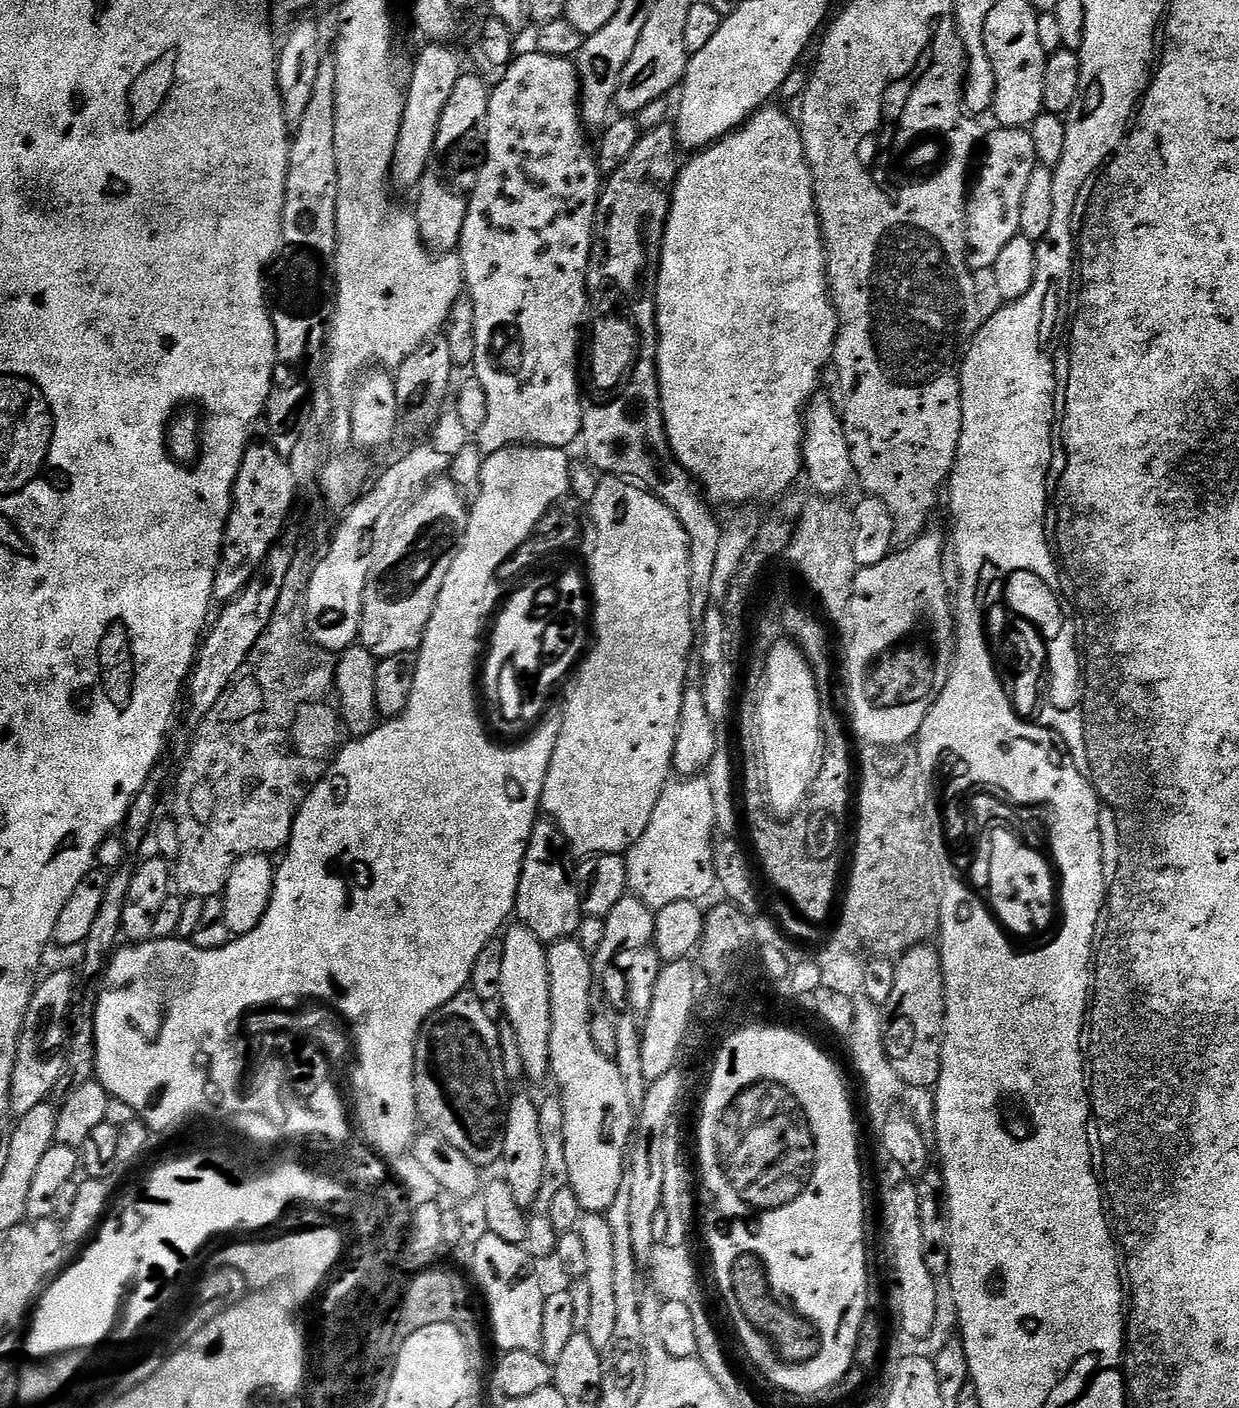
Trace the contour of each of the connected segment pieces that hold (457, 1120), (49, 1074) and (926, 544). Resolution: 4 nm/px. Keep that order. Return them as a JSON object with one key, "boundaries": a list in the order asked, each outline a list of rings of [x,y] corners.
{"boundaries":[[[[465,990],[460,992],[450,1002],[446,1002],[446,1006],[438,1009],[433,1016],[422,1026],[420,1037],[416,1043],[416,1114],[421,1121],[424,1120],[429,1129],[439,1134],[442,1138],[446,1138],[446,1142],[450,1142],[450,1146],[455,1146],[457,1150],[462,1150],[462,1154],[466,1154],[466,1158],[470,1158],[470,1162],[474,1162],[476,1167],[484,1170],[487,1164],[499,1165],[504,1158],[504,1143],[506,1142],[506,1118],[508,1117],[508,1102],[510,1099],[510,1081],[504,1063],[502,1062],[502,1046],[500,1045],[500,1030],[497,1021],[492,1021],[492,1016],[487,1012],[485,1001],[471,992]]],[[[52,972],[41,979],[30,998],[30,1006],[26,1010],[24,1028],[20,1031],[18,1054],[14,1062],[12,1089],[10,1090],[10,1112],[13,1117],[27,1114],[31,1108],[45,1103],[55,1093],[58,1078],[62,1078],[66,1067],[66,1049],[70,1039],[70,1024],[68,1028],[68,1011],[74,1008],[74,997],[78,991],[78,983],[68,972]]],[[[931,530],[925,531],[923,534],[916,537],[915,540],[910,544],[905,544],[899,550],[893,551],[884,560],[878,562],[876,565],[870,565],[868,567],[861,567],[859,571],[856,573],[856,577],[854,578],[854,590],[852,591],[852,597],[850,598],[850,630],[852,633],[850,634],[850,638],[846,642],[846,648],[848,648],[848,661],[844,664],[844,672],[848,675],[848,712],[852,715],[852,724],[850,720],[850,728],[853,733],[857,732],[858,735],[861,736],[865,741],[863,742],[868,746],[904,746],[909,742],[915,741],[919,734],[920,727],[922,726],[922,722],[926,718],[926,714],[930,711],[930,709],[934,706],[934,702],[940,697],[942,694],[942,690],[946,686],[946,682],[948,681],[948,675],[952,672],[952,662],[953,662],[953,651],[954,651],[954,600],[950,595],[950,590],[948,594],[948,580],[944,577],[944,548],[946,552],[946,540],[939,536],[936,532],[931,532]]]]}

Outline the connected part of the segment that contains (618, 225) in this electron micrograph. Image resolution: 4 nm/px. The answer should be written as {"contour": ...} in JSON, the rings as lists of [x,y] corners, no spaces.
{"contour":[[[664,123],[657,128],[647,129],[641,135],[638,146],[630,150],[630,158],[618,166],[618,170],[607,177],[600,193],[600,201],[596,207],[596,230],[592,237],[592,257],[588,263],[588,274],[602,274],[606,278],[614,278],[618,286],[614,292],[620,292],[624,316],[638,316],[642,330],[646,332],[646,352],[644,360],[636,364],[626,364],[618,380],[600,392],[582,390],[580,401],[584,407],[584,426],[582,429],[582,445],[588,451],[593,465],[601,473],[612,478],[623,478],[635,482],[648,489],[659,498],[682,522],[688,535],[688,565],[690,566],[690,618],[693,625],[704,621],[706,610],[712,604],[710,581],[713,580],[714,562],[717,561],[718,542],[722,527],[716,516],[713,505],[706,499],[701,487],[692,479],[691,474],[676,461],[672,447],[668,444],[668,435],[664,429],[664,419],[660,409],[660,379],[656,376],[656,279],[660,273],[660,251],[664,241],[664,227],[668,221],[668,210],[672,207],[671,190],[676,185],[676,130],[671,123]]]}

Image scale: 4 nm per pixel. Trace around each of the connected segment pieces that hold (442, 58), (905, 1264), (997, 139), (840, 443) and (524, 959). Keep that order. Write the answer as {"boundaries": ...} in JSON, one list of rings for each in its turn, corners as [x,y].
{"boundaries":[[[[428,42],[425,45],[416,56],[412,77],[406,80],[402,126],[398,130],[398,146],[394,146],[390,177],[397,189],[415,189],[424,173],[429,171],[432,152],[437,151],[436,139],[438,126],[442,122],[442,110],[446,110],[446,102],[450,100],[450,94],[454,94],[454,86],[458,86],[462,75],[460,56],[454,49],[447,48],[447,43]]],[[[891,1162],[885,1165],[884,1177],[880,1180],[880,1200],[884,1203],[886,1252],[888,1248],[888,1256],[892,1259],[892,1276],[896,1279],[892,1292],[890,1288],[890,1300],[892,1296],[892,1308],[900,1319],[899,1331],[905,1337],[921,1340],[923,1336],[930,1334],[934,1326],[938,1280],[930,1274],[930,1270],[926,1270],[917,1181],[908,1176],[906,1170],[902,1170],[902,1166]]],[[[993,127],[993,132],[987,133],[983,141],[984,165],[980,173],[975,176],[970,184],[970,191],[966,196],[966,255],[968,266],[973,273],[987,273],[998,262],[998,254],[1013,238],[1020,235],[1020,217],[1022,215],[1022,193],[1030,182],[1030,174],[1037,168],[1036,155],[1034,154],[1034,138],[1028,128],[1002,128]]],[[[817,394],[808,402],[804,410],[804,466],[806,480],[812,483],[817,497],[840,498],[851,484],[854,484],[852,451],[846,438],[846,430],[841,413],[832,405],[832,400]]],[[[523,926],[509,927],[503,933],[502,994],[499,1007],[504,1007],[503,1019],[512,1025],[518,1042],[518,1054],[522,1054],[524,1076],[540,1080],[549,1075],[550,1058],[550,978],[548,977],[548,949],[536,935]]]]}

